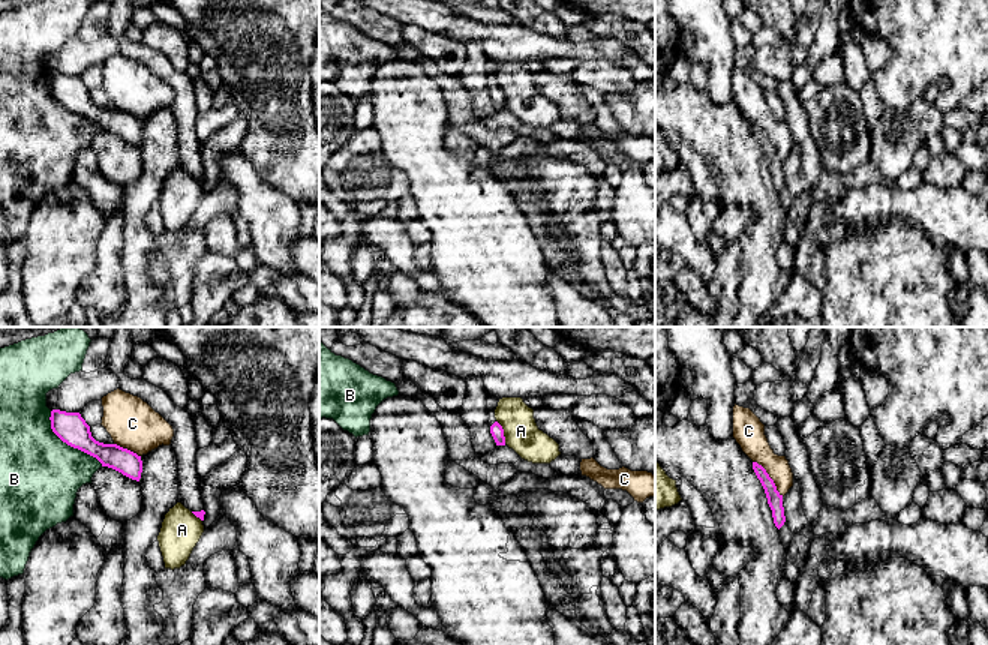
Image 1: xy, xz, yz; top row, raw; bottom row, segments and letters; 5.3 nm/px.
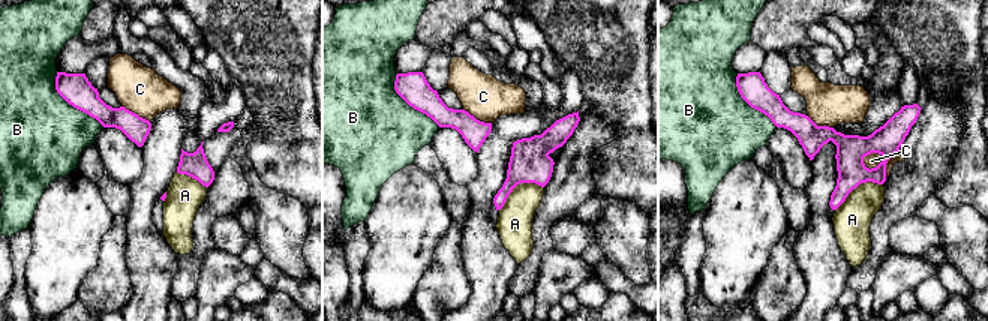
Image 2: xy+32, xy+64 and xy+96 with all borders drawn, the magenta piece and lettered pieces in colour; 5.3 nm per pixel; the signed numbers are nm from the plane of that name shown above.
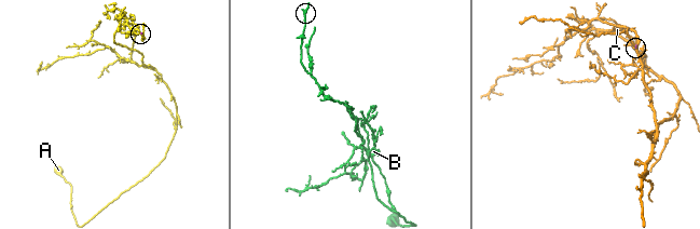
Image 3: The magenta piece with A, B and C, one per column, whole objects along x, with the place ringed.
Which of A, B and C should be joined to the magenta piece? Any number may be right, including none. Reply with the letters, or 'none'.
none

